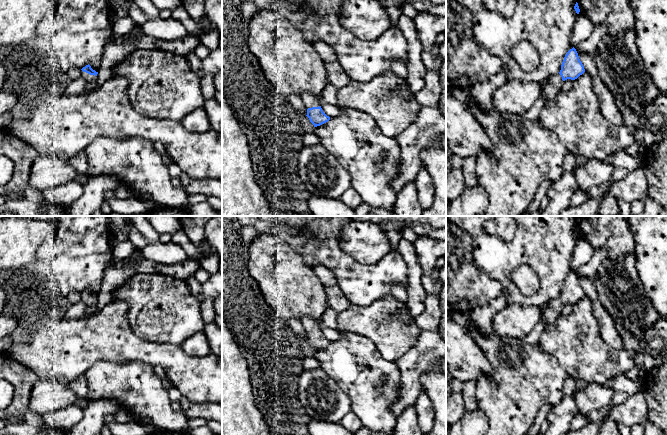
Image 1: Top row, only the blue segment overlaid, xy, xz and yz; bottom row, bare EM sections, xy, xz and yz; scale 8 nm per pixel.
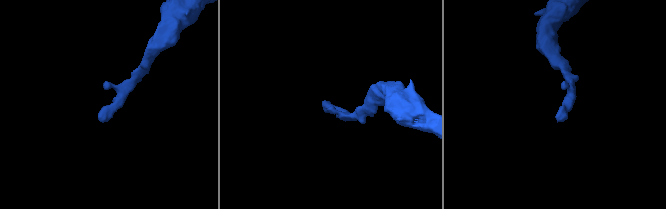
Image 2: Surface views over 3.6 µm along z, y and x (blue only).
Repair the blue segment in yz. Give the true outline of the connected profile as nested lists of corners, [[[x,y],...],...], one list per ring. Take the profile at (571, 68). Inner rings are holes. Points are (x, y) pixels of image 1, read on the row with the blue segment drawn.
[[[573,47],[565,55],[560,72],[550,76],[545,81],[545,84],[541,86],[546,103],[552,101],[562,90],[562,83],[565,80],[575,80],[584,72],[584,66],[579,59],[576,49]]]

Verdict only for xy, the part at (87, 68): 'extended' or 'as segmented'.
extended

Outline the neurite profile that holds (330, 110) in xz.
[[[322,103],[321,108],[322,108],[323,112],[327,116],[329,116],[330,118],[336,117],[340,113],[338,105],[331,105],[331,104]]]

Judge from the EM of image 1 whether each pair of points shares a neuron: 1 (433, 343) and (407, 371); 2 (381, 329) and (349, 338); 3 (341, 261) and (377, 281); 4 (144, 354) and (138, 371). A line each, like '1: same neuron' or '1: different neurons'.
1: same neuron
2: different neurons
3: same neuron
4: different neurons

